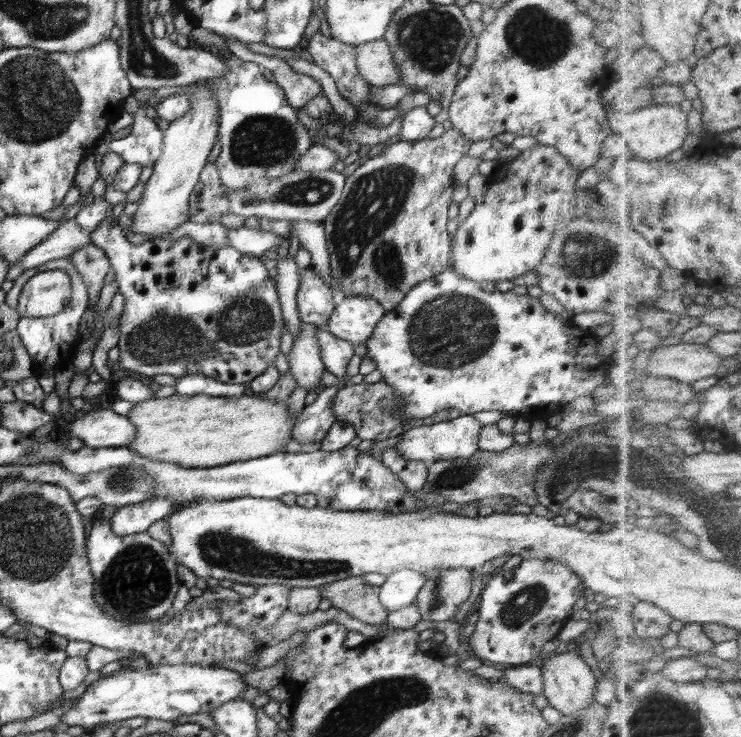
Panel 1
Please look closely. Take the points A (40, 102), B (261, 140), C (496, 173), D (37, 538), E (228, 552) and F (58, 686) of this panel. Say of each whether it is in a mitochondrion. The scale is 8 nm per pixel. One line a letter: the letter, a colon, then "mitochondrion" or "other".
A: mitochondrion
B: mitochondrion
C: other
D: mitochondrion
E: mitochondrion
F: other

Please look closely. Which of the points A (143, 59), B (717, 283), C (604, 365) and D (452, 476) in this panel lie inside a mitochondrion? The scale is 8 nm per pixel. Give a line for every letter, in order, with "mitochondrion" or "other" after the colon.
A: mitochondrion
B: other
C: other
D: mitochondrion

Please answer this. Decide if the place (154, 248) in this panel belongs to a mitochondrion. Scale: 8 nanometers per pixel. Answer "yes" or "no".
no

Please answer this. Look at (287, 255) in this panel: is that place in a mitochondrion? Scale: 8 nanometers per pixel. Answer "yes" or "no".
no

